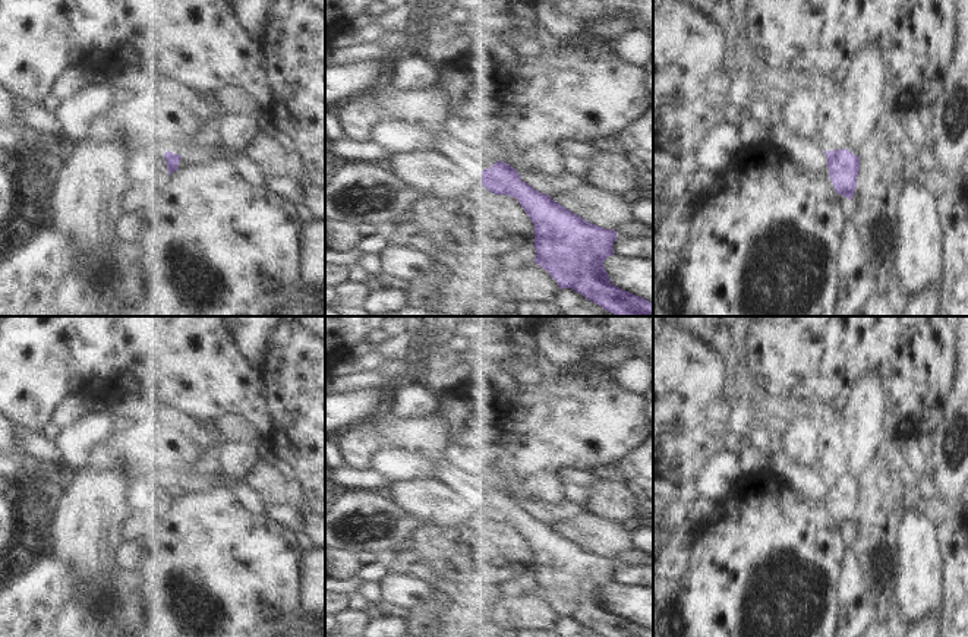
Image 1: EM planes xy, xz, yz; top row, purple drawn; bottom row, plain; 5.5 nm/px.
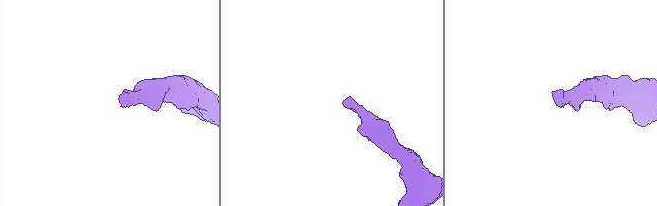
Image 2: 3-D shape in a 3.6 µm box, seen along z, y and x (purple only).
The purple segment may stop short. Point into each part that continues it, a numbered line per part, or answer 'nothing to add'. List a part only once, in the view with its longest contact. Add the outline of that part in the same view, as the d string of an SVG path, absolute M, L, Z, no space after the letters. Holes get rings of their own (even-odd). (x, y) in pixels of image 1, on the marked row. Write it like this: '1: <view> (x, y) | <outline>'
1: yz (819, 160) | M819 149L811 154L811 164L826 177L829 177L827 158L824 151Z

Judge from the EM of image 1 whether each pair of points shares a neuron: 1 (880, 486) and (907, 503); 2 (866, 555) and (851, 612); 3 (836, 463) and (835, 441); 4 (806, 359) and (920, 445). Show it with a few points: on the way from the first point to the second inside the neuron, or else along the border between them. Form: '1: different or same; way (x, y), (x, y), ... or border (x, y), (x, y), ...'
1: same; way (886, 491), (901, 497)
2: same; way (860, 570), (857, 598)
3: same; way (835, 457), (835, 447)
4: different; border (927, 437), (920, 437), (910, 447)

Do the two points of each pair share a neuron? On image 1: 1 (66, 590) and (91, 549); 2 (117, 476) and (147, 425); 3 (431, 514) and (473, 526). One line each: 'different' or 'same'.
1: different
2: same
3: different

